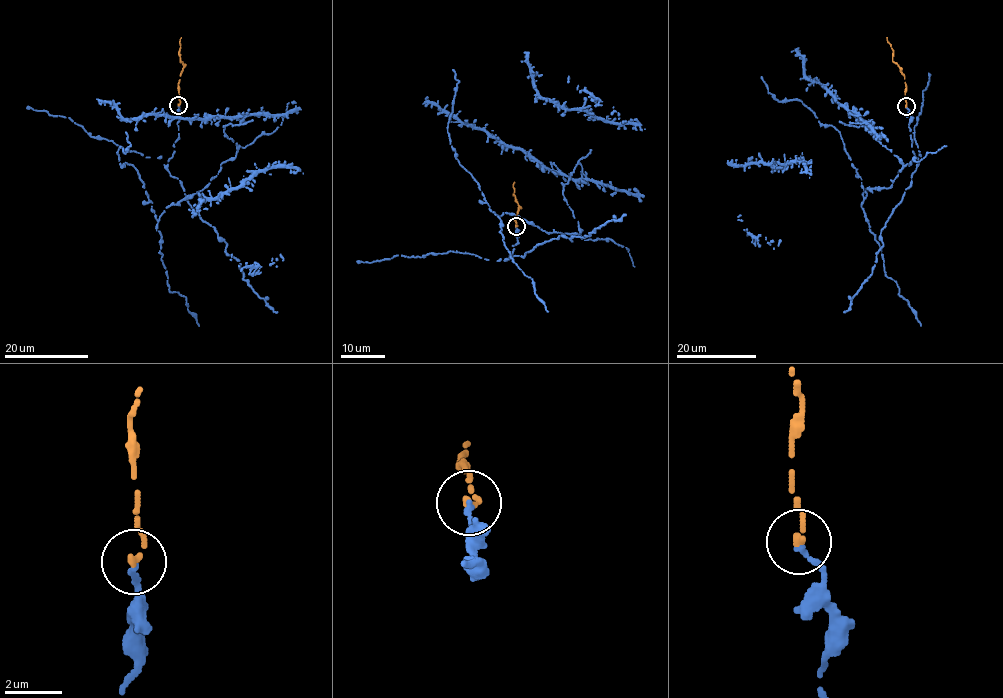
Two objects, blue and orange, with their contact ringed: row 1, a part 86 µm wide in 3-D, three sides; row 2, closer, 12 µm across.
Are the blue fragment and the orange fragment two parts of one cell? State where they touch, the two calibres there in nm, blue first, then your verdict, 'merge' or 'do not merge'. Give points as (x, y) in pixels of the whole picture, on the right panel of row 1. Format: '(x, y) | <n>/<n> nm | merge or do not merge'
(906, 106) | 220/240 nm | merge

